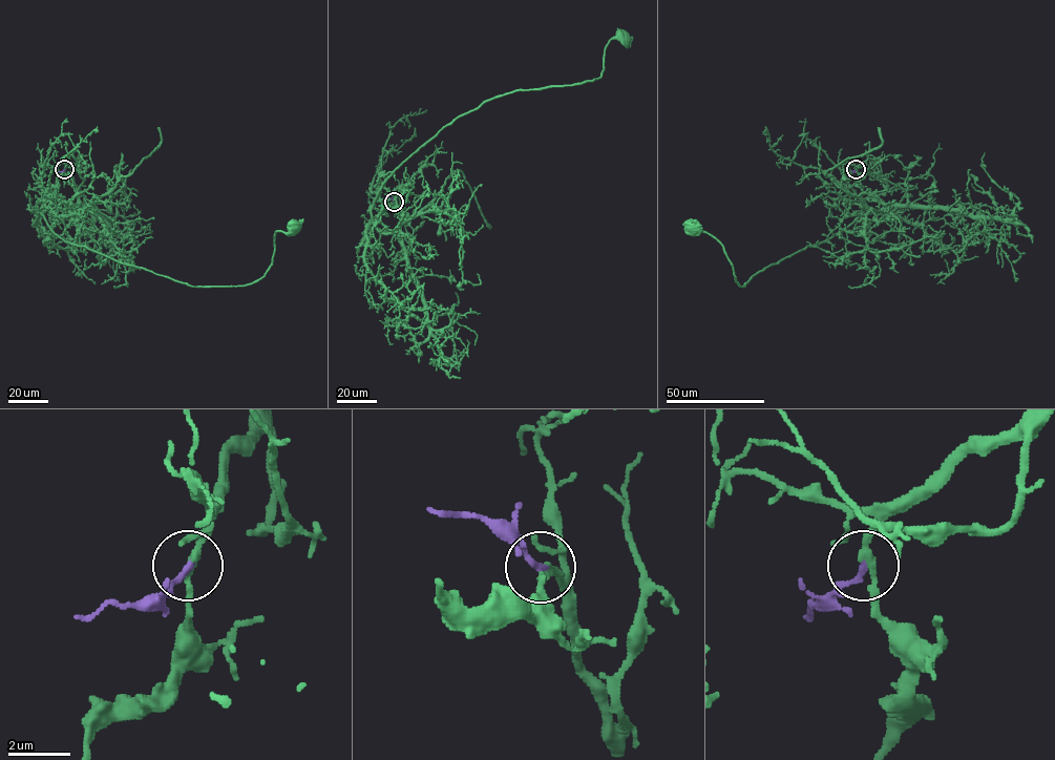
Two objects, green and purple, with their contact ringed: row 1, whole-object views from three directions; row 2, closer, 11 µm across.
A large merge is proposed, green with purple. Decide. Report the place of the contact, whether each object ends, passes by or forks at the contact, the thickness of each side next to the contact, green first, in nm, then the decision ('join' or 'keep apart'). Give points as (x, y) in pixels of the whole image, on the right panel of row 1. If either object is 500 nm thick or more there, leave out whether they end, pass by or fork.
(856, 169) | green passes by | purple ends | 220/200 nm | join

